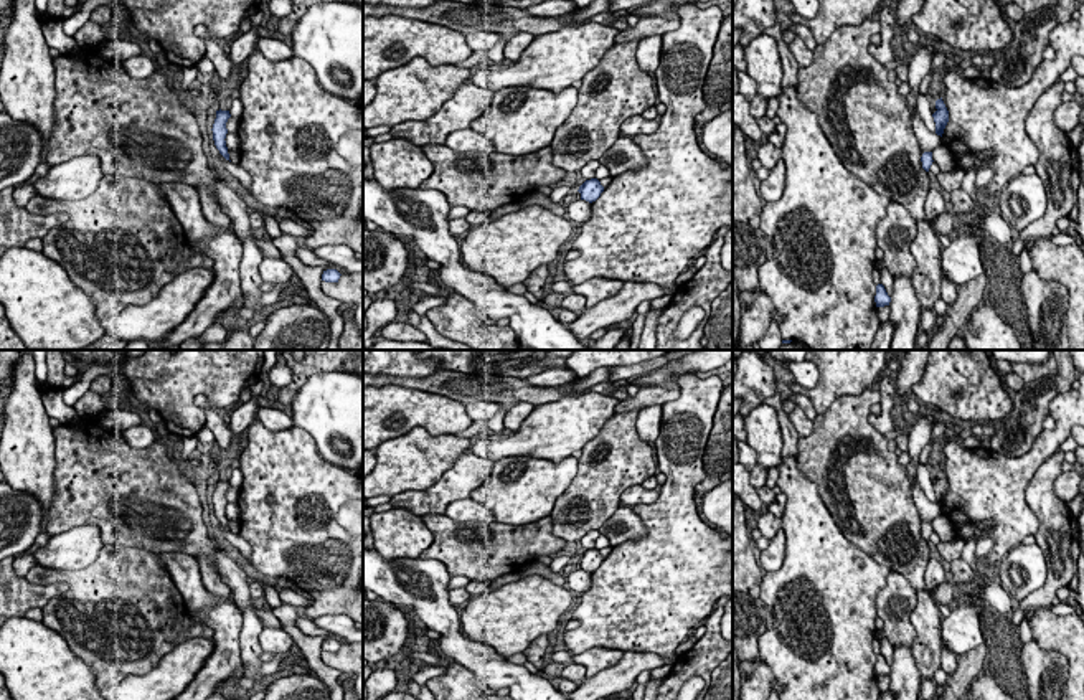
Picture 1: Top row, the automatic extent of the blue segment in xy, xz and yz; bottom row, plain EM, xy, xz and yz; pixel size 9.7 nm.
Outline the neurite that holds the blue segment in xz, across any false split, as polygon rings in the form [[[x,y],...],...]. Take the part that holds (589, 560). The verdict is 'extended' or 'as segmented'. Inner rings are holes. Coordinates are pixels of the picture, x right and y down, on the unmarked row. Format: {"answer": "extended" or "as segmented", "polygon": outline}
{"answer": "as segmented", "polygon": [[[591,548],[591,550],[586,550],[577,561],[581,563],[581,570],[592,573],[601,566],[601,563],[604,561],[604,556],[597,548]]]}

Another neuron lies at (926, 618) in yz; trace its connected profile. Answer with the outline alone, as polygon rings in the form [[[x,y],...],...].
[[[917,589],[917,606],[911,614],[911,622],[916,629],[911,654],[921,672],[922,680],[934,680],[934,674],[940,669],[942,637],[940,622],[942,614],[931,593]]]

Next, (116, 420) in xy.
[[[107,408],[96,416],[101,428],[107,428],[111,433],[120,433],[142,423],[142,413],[130,408]]]

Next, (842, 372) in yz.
[[[810,350],[820,378],[815,388],[790,383],[795,395],[812,400],[817,414],[843,395],[860,395],[874,386],[886,370],[886,350]]]

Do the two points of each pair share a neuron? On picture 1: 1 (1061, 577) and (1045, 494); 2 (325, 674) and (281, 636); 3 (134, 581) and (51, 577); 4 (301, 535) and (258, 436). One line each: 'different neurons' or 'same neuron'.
1: same neuron
2: different neurons
3: same neuron
4: same neuron

